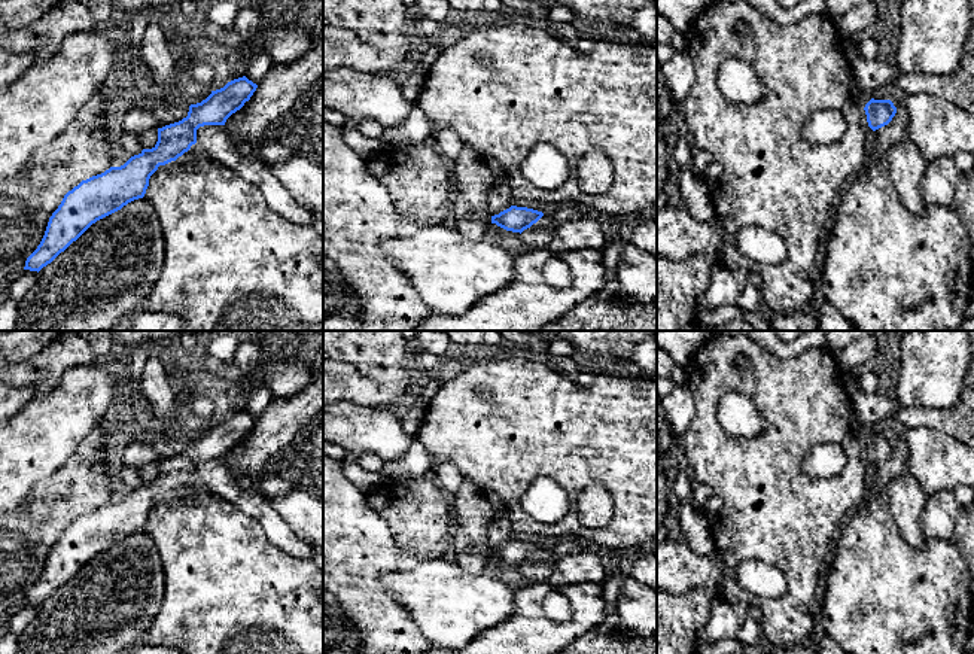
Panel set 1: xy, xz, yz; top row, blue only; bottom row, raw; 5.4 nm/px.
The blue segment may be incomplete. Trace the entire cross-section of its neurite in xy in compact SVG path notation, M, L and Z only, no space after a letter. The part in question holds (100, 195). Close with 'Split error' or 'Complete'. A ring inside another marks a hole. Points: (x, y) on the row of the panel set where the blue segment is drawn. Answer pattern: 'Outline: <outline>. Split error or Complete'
Outline: M246 76L228 82L223 88L211 91L201 103L191 104L188 116L179 122L158 128L158 142L152 149L143 149L121 167L110 167L101 174L82 180L69 191L58 209L49 218L45 235L37 249L27 258L24 270L40 271L61 252L76 241L92 223L121 210L128 203L143 198L150 176L159 165L176 161L197 143L197 130L204 125L225 125L226 119L250 100L258 85Z. Complete

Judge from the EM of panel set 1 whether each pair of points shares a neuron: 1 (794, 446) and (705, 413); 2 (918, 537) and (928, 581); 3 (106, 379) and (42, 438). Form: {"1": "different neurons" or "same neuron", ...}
{"1": "same neuron", "2": "different neurons", "3": "same neuron"}

